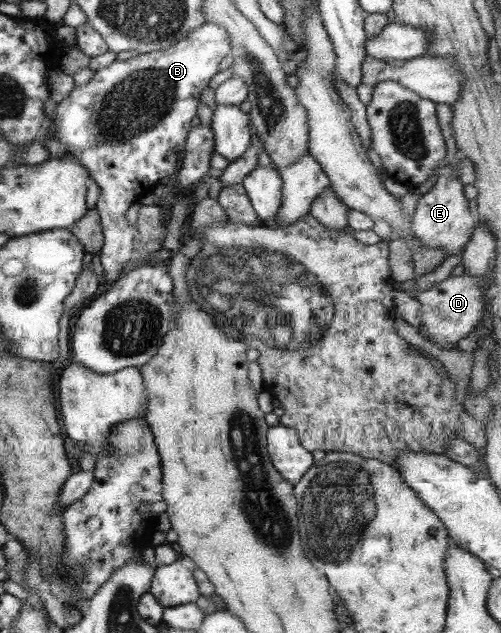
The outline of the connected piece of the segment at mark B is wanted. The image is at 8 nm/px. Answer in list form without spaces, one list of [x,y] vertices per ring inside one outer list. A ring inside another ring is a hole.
[[[205,22],[190,30],[185,38],[166,48],[141,53],[129,59],[115,60],[107,67],[94,72],[93,78],[81,86],[74,86],[63,102],[55,109],[55,134],[58,140],[85,165],[90,178],[97,182],[101,193],[96,203],[100,214],[103,246],[99,262],[103,266],[102,285],[118,279],[131,258],[135,258],[134,243],[138,230],[125,218],[129,206],[149,193],[161,178],[173,178],[182,160],[183,147],[191,131],[193,118],[198,114],[201,93],[209,81],[219,72],[219,64],[231,52],[228,32],[219,23]]]

